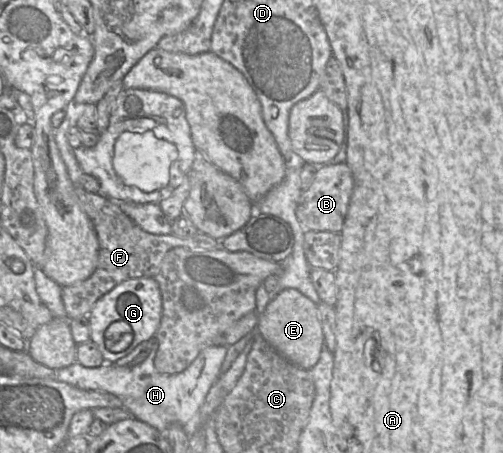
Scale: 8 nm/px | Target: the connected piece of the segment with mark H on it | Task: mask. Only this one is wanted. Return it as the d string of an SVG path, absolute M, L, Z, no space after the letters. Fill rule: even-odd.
M154 339L140 343L129 354L118 359L114 364L103 364L95 368L87 368L77 361L73 364L56 370L56 380L67 383L73 387L82 390L91 391L106 391L122 400L123 408L125 408L133 418L140 420L151 427L155 428L161 434L172 424L179 424L188 437L192 436L201 428L200 410L203 405L206 395L212 385L218 380L221 375L221 366L225 359L228 346L211 346L203 349L188 368L178 374L164 375L155 369L154 358L158 349L158 343ZM143 349L149 352L148 356L138 365L129 365Z

